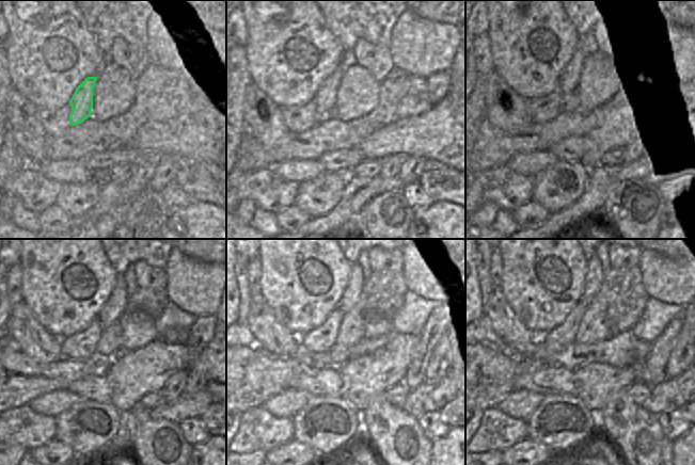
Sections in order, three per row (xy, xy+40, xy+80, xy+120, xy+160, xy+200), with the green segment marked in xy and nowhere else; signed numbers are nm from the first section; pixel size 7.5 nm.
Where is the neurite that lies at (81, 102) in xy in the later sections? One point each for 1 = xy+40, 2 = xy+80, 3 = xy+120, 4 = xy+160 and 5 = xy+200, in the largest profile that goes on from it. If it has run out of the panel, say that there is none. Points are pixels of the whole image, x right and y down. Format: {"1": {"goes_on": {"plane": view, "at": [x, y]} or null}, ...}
{"1": {"goes_on": {"plane": "xy+40", "at": [326, 94]}}, "2": {"goes_on": {"plane": "xy+80", "at": [568, 81]}}, "3": {"goes_on": {"plane": "xy+120", "at": [114, 306]}}, "4": {"goes_on": {"plane": "xy+160", "at": [353, 289]}}, "5": {"goes_on": {"plane": "xy+200", "at": [595, 275]}}}

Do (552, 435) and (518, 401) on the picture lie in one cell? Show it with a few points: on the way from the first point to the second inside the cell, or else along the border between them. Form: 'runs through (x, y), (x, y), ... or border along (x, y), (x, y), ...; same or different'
border along (543, 397), (537, 409), (526, 420); different

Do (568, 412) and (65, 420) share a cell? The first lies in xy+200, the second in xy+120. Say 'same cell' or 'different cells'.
same cell

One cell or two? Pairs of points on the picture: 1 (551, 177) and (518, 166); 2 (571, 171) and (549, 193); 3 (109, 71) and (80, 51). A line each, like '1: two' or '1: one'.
1: two
2: one
3: two

